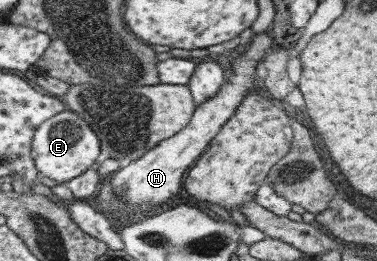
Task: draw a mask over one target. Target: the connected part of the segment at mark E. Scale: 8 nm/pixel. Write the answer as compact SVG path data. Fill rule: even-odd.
M66 108L41 122L31 136L30 150L35 169L50 180L67 183L102 158L101 141L86 122Z

